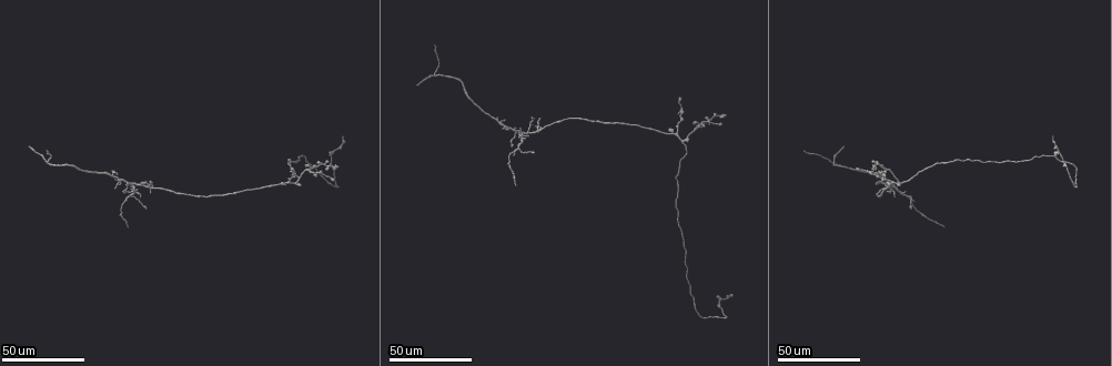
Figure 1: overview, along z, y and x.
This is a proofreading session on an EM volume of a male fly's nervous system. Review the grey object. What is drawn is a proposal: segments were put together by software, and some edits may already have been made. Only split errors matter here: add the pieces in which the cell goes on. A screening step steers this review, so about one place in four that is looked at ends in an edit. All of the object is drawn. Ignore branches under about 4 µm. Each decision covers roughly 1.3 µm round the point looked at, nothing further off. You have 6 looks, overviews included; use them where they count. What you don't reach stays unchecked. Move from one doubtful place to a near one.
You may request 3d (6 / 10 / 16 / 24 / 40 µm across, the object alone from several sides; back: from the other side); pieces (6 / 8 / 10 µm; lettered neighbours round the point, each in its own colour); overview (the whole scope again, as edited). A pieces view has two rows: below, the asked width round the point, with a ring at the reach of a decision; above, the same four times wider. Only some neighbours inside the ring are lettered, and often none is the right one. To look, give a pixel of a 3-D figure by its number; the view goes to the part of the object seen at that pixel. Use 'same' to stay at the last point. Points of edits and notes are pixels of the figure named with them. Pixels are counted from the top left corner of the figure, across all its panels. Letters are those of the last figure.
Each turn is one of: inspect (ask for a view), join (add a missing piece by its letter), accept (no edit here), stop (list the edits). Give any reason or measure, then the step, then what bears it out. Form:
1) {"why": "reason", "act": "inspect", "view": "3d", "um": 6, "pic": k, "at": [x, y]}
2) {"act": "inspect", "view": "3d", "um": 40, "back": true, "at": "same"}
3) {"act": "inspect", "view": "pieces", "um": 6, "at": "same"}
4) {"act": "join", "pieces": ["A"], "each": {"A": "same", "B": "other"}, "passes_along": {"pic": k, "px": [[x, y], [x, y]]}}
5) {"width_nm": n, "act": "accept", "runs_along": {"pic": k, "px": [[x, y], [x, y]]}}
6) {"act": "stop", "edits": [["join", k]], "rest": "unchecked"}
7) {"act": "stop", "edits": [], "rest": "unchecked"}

{"why": "branch stops here", "act": "inspect", "view": "3d", "um": 24, "pic": 1, "at": [436, 45]}

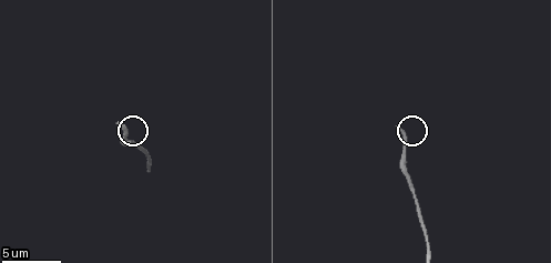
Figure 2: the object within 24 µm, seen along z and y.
{"act": "inspect", "view": "pieces", "um": 8, "pic": 2, "at": [400, 126]}

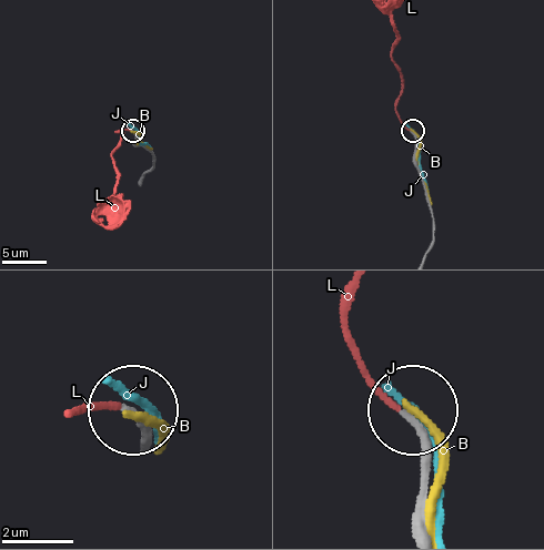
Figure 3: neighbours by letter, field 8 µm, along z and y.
{"act": "join", "pieces": ["L"], "each": {"B": "other", "J": "other", "L": "same"}, "passes_along": {"pic": 3, "px": [[148, 448], [124, 413], [77, 410]]}, "found": "it goes on there"}

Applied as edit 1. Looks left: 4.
{"act": "inspect", "view": "3d", "um": 24, "pic": 1, "at": [29, 147]}

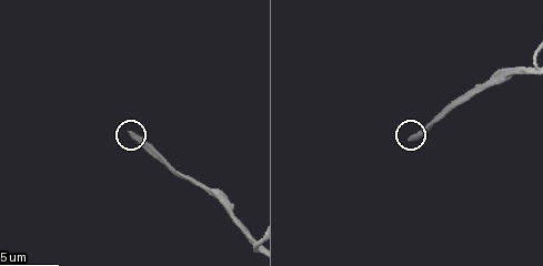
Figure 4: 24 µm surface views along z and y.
{"why": "zoom in", "act": "inspect", "view": "3d", "um": 6, "pic": 4, "at": [409, 140]}

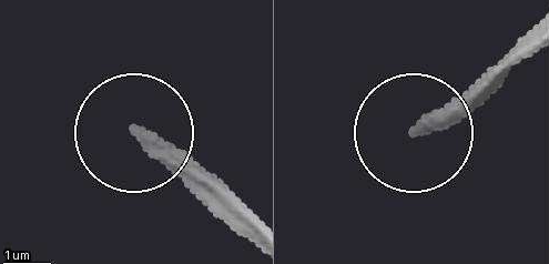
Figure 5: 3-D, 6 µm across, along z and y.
{"act": "inspect", "view": "pieces", "um": 6, "pic": 5, "at": [141, 137]}

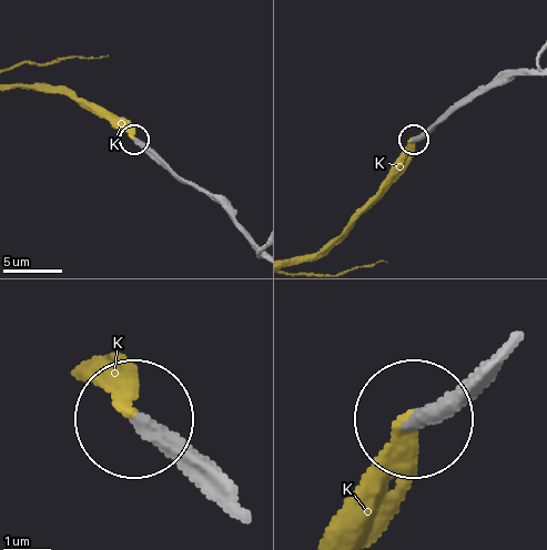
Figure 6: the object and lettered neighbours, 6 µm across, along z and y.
{"act": "join", "pieces": ["K"], "each": {"K": "same"}, "found": "it goes on there"}

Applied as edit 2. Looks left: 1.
{"act": "stop", "edits": [["join", 3], ["join", 6]], "rest": "unchecked"}

